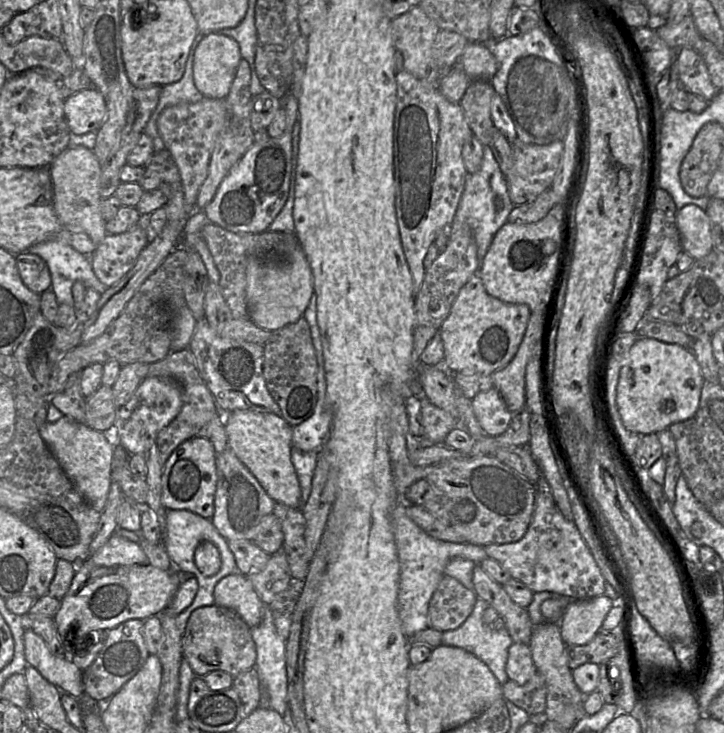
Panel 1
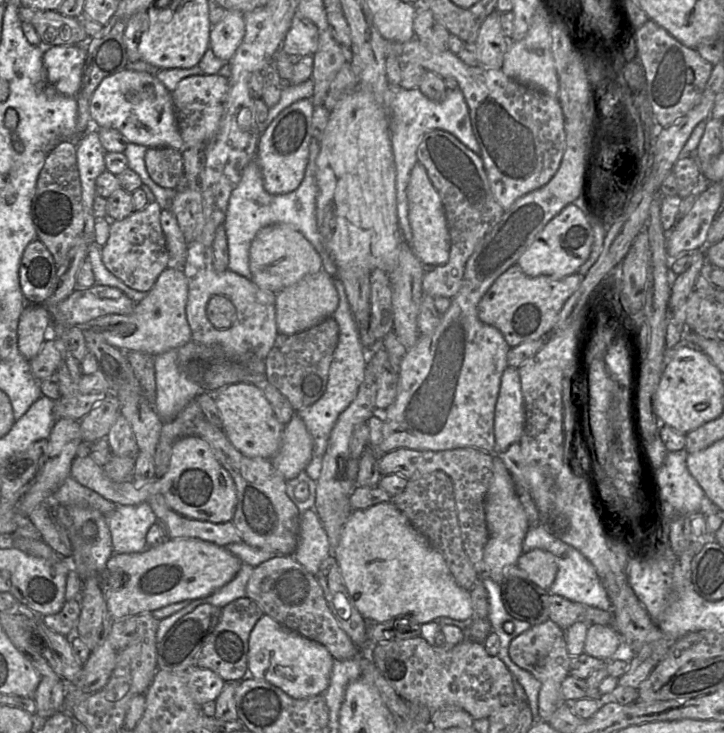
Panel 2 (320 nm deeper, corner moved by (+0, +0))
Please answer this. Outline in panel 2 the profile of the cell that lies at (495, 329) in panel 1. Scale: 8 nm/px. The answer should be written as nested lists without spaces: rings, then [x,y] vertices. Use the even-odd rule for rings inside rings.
[[[514,264],[494,281],[481,298],[477,308],[478,318],[497,328],[510,348],[544,338],[556,323],[567,299],[579,288],[584,276],[575,272],[563,277],[530,277]]]

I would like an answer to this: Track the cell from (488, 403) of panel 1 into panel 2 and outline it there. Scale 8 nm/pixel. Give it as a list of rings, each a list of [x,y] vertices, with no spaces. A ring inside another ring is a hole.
[[[507,367],[500,380],[499,393],[494,411],[493,453],[504,452],[511,444],[519,442],[525,425],[525,408],[518,368]]]

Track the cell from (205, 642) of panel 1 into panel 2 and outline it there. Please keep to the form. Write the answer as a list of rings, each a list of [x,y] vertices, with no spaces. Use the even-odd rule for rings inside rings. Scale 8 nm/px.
[[[248,596],[238,598],[222,607],[218,623],[199,651],[195,665],[213,670],[226,682],[240,681],[248,669],[250,633],[263,614],[260,606]]]

